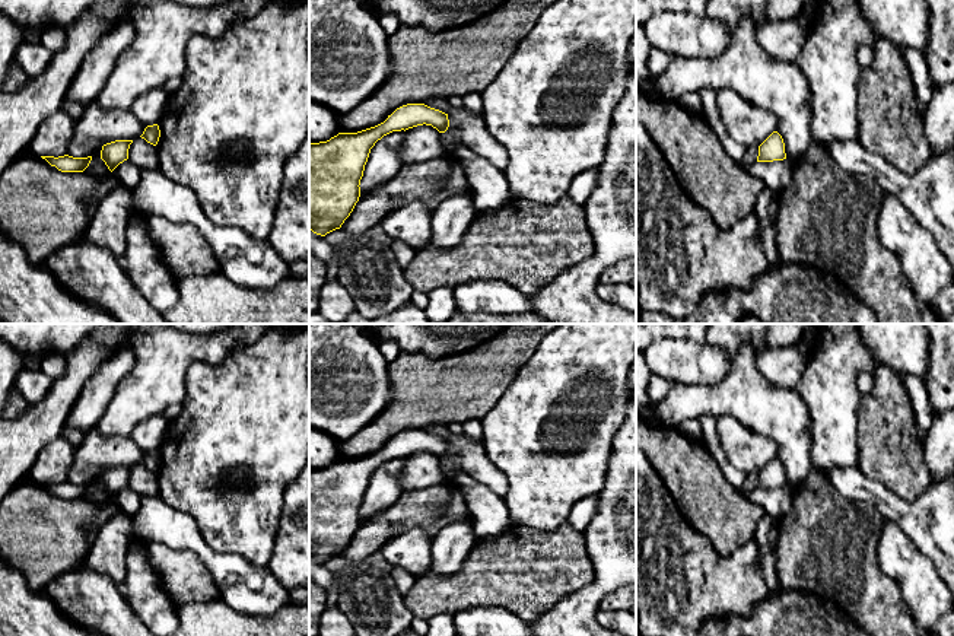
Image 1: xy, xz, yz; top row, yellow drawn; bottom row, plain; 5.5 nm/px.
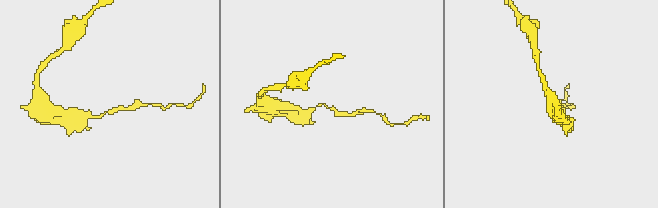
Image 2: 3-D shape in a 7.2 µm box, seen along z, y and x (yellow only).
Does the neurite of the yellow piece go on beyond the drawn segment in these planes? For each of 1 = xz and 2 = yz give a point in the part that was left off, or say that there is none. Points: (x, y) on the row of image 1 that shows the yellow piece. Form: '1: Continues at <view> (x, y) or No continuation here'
1: No continuation here
2: No continuation here

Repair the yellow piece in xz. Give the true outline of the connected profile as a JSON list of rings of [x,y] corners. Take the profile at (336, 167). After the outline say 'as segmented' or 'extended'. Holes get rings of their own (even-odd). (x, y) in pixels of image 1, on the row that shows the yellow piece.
[[[407,104],[375,127],[309,143],[309,230],[325,236],[340,229],[359,201],[360,179],[375,143],[392,131],[423,124],[445,133],[448,114],[424,104]]] | as segmented

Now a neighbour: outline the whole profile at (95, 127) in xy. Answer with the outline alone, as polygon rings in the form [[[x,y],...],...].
[[[92,102],[77,120],[66,155],[88,158],[106,143],[140,137],[146,127],[130,109],[102,109]]]

